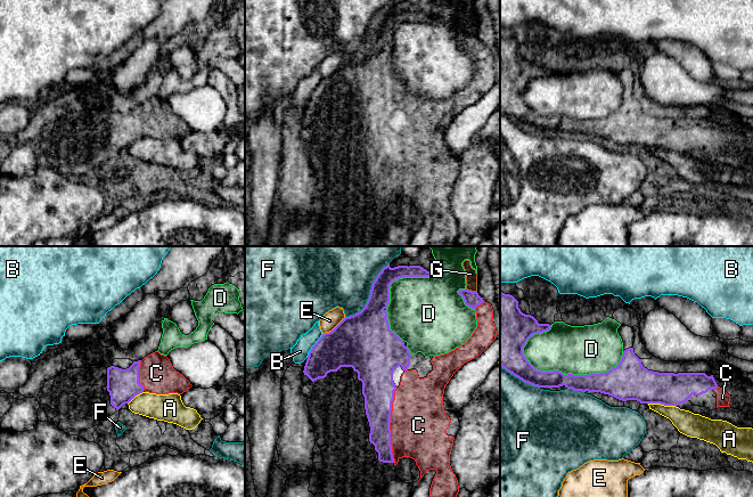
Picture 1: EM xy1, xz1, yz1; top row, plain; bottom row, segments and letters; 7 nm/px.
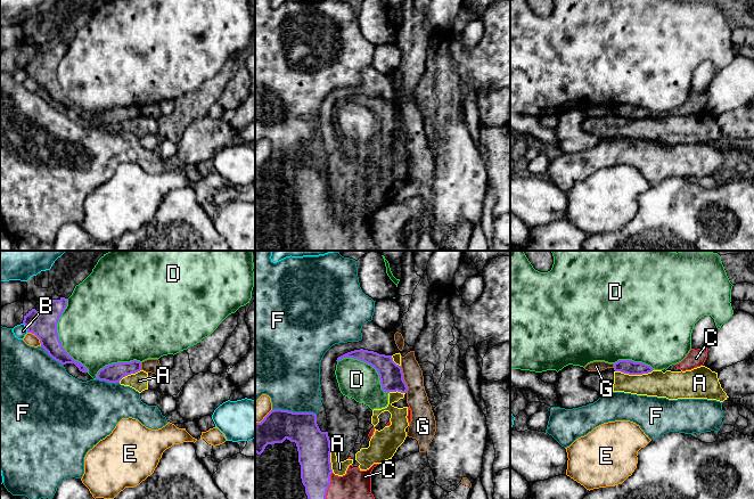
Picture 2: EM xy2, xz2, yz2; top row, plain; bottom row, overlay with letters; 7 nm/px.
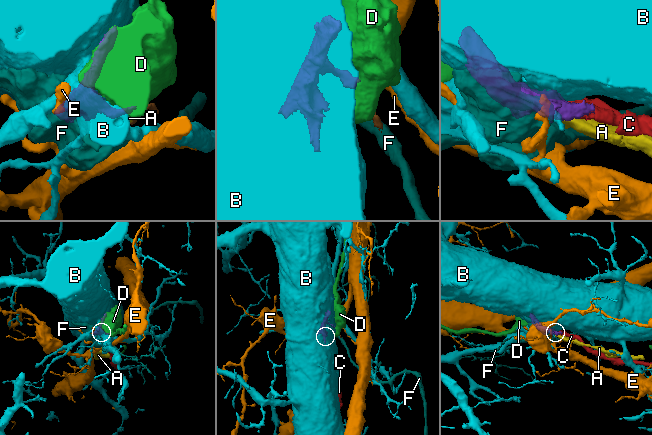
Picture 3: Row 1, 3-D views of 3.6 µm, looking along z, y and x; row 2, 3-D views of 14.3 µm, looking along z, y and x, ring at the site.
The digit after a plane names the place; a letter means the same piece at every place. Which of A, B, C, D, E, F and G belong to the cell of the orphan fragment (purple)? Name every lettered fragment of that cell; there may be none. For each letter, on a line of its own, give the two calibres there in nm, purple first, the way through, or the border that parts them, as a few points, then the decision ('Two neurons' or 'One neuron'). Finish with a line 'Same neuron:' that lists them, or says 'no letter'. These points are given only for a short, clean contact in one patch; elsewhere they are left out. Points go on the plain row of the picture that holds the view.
A: Thickness 100 nm (purple) against 180 nm. Two neurons
B: Thickness 320 nm (purple) against 120 nm. Two neurons
C: Thickness 220 nm (purple) against 400 nm. One neuron
D: Thickness 150 nm (purple) against 360 nm. Two neurons
E: Thickness 400 nm (purple) against 120 nm. Two neurons
F: Thickness 280 nm (purple) against 360 nm. Two neurons
G: Thickness 170 nm (purple) against 150 nm. Boundary: xz2 (400, 111), (407, 137). Two neurons
Same neuron: C

